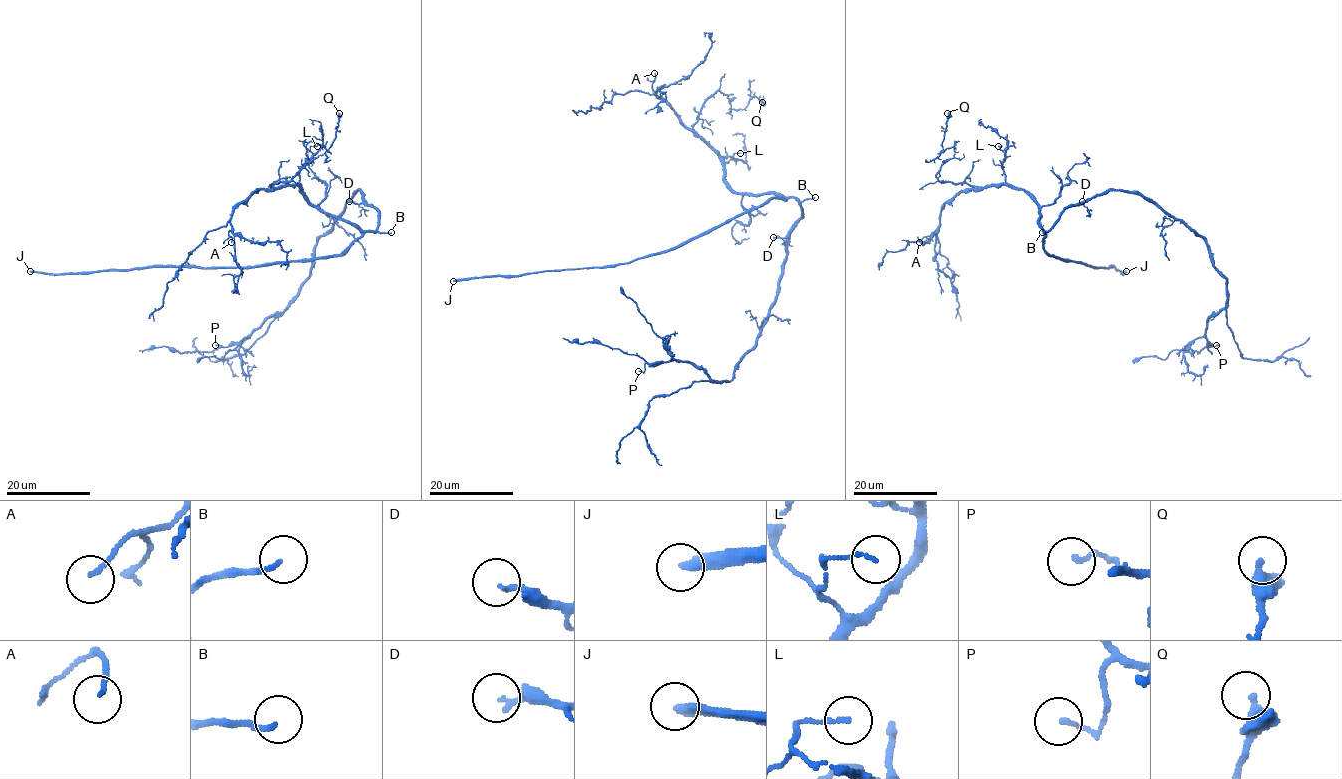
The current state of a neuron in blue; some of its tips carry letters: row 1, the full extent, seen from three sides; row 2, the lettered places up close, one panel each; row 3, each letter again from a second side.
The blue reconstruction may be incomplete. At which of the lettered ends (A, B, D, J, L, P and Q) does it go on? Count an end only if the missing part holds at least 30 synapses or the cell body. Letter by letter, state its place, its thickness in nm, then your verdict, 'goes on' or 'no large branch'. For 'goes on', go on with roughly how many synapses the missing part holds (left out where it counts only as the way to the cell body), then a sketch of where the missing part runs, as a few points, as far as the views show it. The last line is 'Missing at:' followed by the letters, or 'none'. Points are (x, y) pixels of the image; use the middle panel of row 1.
A: at (654, 73); 120 nm thick; no large branch
B: at (815, 197); 150 nm thick; goes on
D: at (773, 237); 170 nm thick; no large branch
J: at (453, 281); 320 nm thick; goes on; about 400 synapses
L: at (740, 153); 100 nm thick; no large branch
P: at (638, 371); 130 nm thick; no large branch
Q: at (762, 102); 400 nm thick; no large branch
Missing at: B, J

